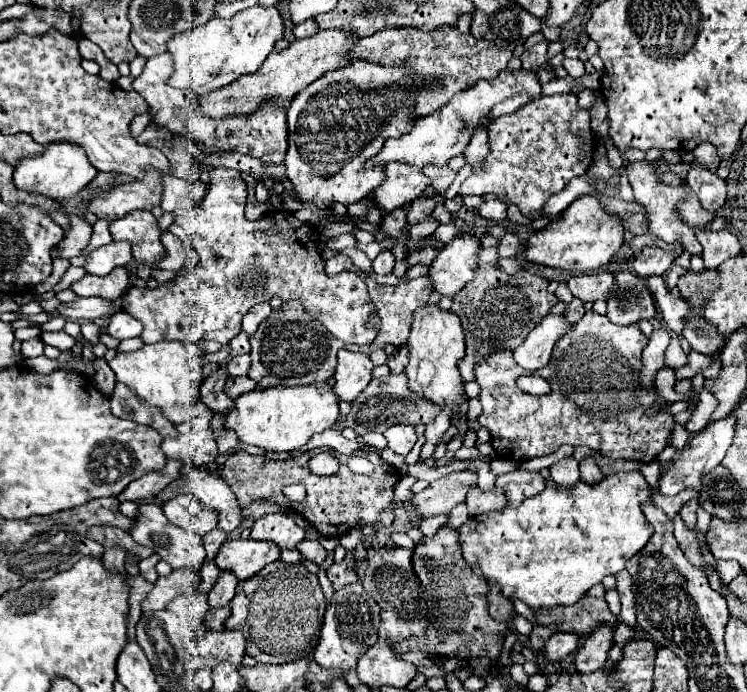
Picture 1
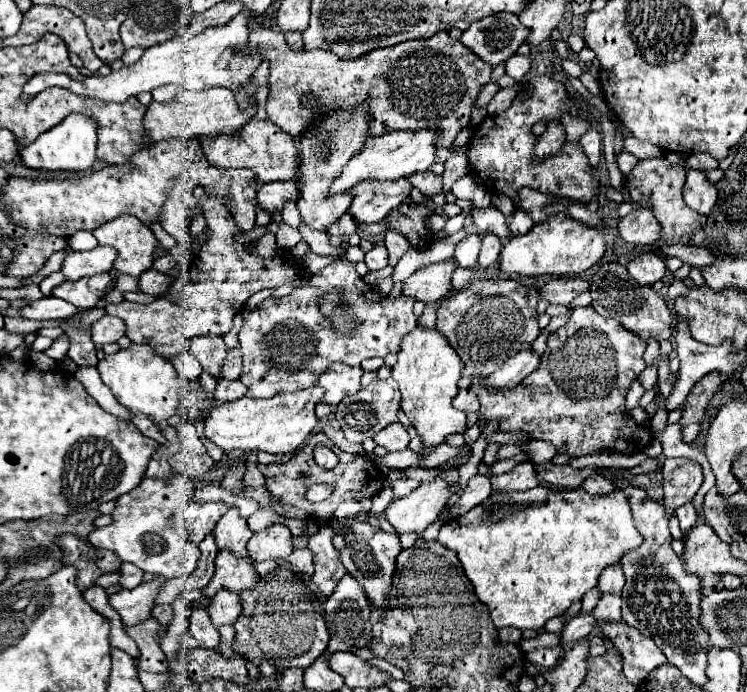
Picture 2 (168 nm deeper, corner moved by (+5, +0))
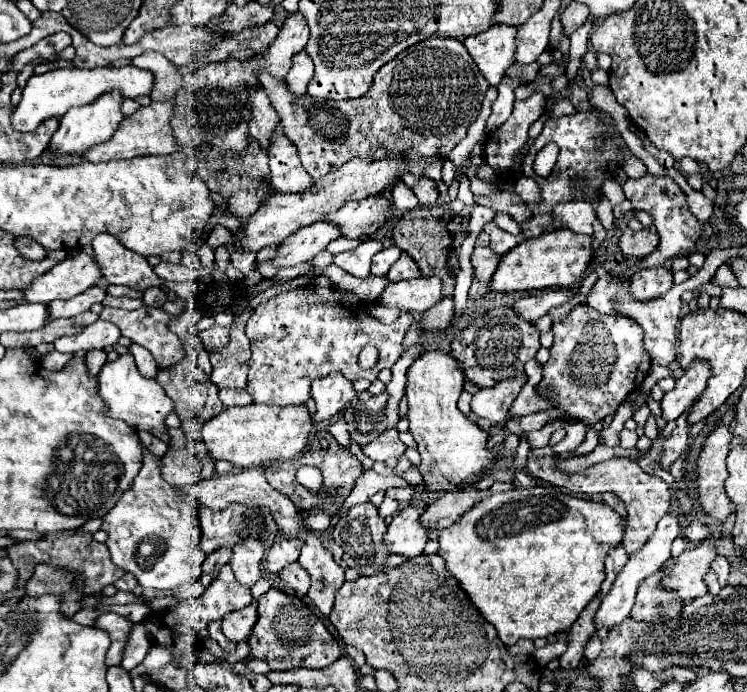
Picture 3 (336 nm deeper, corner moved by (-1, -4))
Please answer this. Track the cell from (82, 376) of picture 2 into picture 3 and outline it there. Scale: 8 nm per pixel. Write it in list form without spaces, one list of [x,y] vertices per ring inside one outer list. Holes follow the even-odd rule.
[[[146,446],[142,450],[144,466],[134,478],[132,488],[104,516],[102,530],[108,532],[106,546],[116,566],[134,574],[140,586],[172,590],[198,580],[202,574],[206,554],[200,550],[198,506],[184,498],[180,486],[172,486],[162,478],[160,458],[148,452]]]

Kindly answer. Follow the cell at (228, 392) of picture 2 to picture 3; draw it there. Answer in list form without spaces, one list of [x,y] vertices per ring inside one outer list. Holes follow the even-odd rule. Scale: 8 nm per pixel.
[[[220,390],[218,396],[220,396],[220,400],[222,400],[222,404],[224,404],[226,408],[252,404],[252,396],[248,396],[246,390]]]

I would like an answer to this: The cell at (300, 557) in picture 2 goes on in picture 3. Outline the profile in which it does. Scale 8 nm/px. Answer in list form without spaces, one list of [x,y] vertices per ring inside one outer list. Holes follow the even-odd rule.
[[[298,562],[288,564],[288,566],[280,572],[280,578],[296,592],[296,596],[304,598],[304,596],[308,594],[308,588],[310,588],[310,574],[308,574]]]

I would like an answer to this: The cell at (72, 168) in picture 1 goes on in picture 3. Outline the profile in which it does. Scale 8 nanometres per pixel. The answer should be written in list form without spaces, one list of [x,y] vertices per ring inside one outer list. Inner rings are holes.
[[[114,92],[114,94],[104,94],[102,98],[94,100],[88,106],[70,108],[60,118],[60,128],[54,132],[54,136],[52,136],[52,140],[50,140],[46,150],[54,152],[54,154],[60,154],[60,156],[82,156],[90,148],[108,142],[112,138],[112,134],[118,130],[120,122],[122,122],[120,102],[122,102],[122,96]]]

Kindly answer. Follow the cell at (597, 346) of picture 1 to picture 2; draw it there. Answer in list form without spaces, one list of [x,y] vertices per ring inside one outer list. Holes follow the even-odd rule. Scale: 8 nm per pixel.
[[[592,306],[574,308],[568,322],[550,334],[546,342],[546,352],[542,354],[542,366],[534,370],[524,384],[514,390],[486,392],[482,386],[482,378],[476,376],[472,390],[480,400],[480,416],[490,420],[498,416],[502,430],[524,430],[530,438],[552,442],[558,452],[568,456],[586,456],[596,454],[600,450],[612,450],[620,454],[636,454],[642,452],[652,442],[652,430],[636,424],[626,412],[622,412],[622,404],[632,380],[646,368],[642,358],[646,344],[634,332],[622,328],[616,320],[602,318]]]

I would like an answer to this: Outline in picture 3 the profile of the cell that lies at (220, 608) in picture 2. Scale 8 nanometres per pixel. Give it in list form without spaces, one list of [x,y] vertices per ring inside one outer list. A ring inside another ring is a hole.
[[[250,604],[246,608],[234,610],[222,618],[222,622],[220,622],[222,634],[232,642],[248,640],[254,622],[256,622],[256,604]]]

